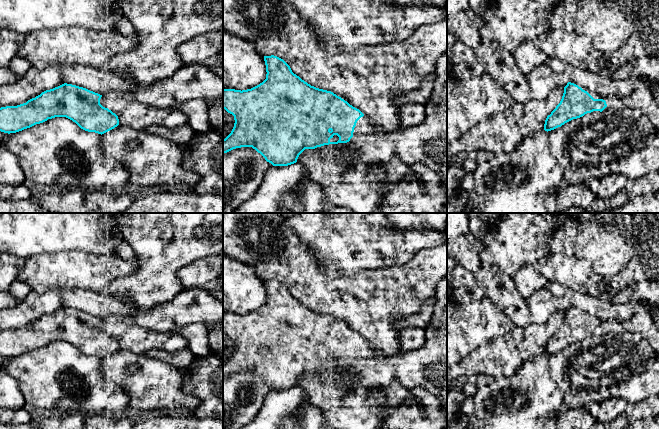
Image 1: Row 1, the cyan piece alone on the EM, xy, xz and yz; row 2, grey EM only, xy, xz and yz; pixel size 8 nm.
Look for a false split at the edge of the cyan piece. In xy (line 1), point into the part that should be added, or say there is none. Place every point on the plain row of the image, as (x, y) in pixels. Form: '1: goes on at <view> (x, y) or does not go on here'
1: does not go on here

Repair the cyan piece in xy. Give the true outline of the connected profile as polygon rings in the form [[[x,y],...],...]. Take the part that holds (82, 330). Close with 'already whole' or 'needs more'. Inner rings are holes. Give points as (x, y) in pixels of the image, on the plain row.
[[[64,307],[17,330],[0,332],[0,355],[16,357],[55,341],[66,341],[88,356],[104,358],[119,349],[118,340],[100,328],[102,319]]]; already whole

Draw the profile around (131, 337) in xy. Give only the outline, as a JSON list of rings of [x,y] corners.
[[[134,316],[103,319],[100,328],[118,340],[119,349],[135,354],[146,354],[152,349],[176,352],[189,345],[189,341],[177,333],[159,332],[139,326]]]

